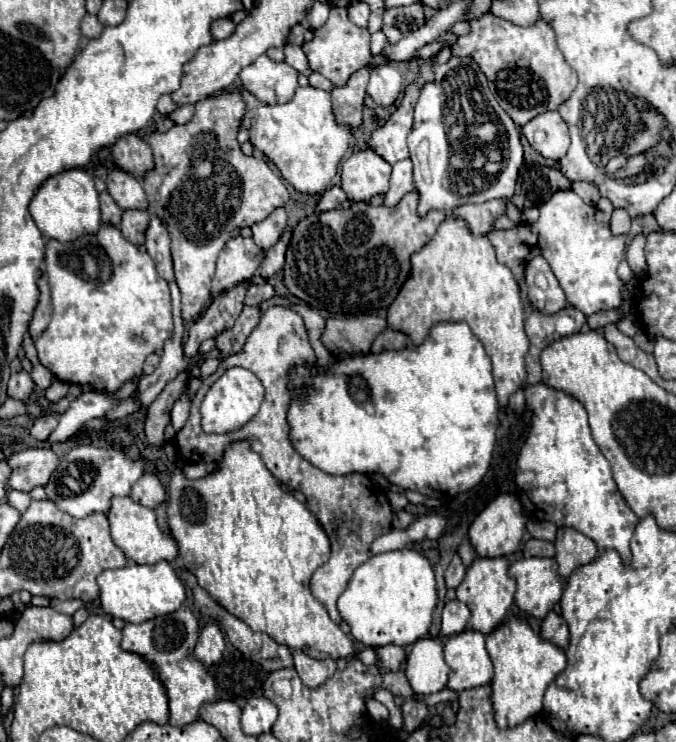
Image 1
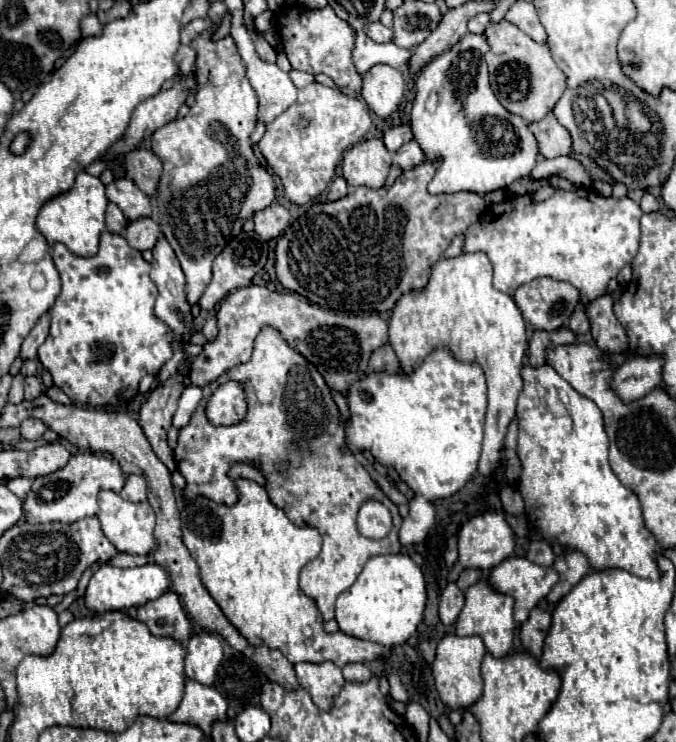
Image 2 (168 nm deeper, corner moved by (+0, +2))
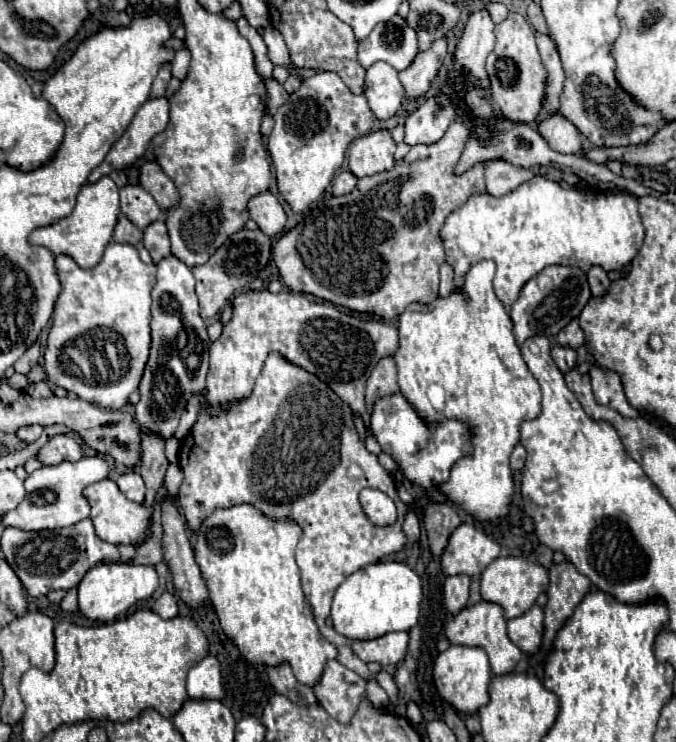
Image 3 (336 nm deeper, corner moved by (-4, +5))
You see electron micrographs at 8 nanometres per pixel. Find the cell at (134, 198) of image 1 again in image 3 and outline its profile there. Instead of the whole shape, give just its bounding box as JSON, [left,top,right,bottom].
[120,185,162,229]

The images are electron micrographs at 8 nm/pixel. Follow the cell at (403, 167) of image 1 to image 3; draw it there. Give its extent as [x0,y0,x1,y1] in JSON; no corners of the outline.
[404,95,456,147]

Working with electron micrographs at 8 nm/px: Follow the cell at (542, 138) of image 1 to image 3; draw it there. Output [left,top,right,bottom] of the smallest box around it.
[538,113,582,155]

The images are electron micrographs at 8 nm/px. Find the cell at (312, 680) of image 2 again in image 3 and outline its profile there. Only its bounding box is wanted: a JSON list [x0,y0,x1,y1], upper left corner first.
[312,659,366,723]

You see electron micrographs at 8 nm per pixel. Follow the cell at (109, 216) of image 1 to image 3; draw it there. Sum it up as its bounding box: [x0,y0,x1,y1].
[114,213,142,245]

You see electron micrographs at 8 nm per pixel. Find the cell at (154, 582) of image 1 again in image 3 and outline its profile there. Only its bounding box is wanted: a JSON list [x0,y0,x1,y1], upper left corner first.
[78,563,160,621]

